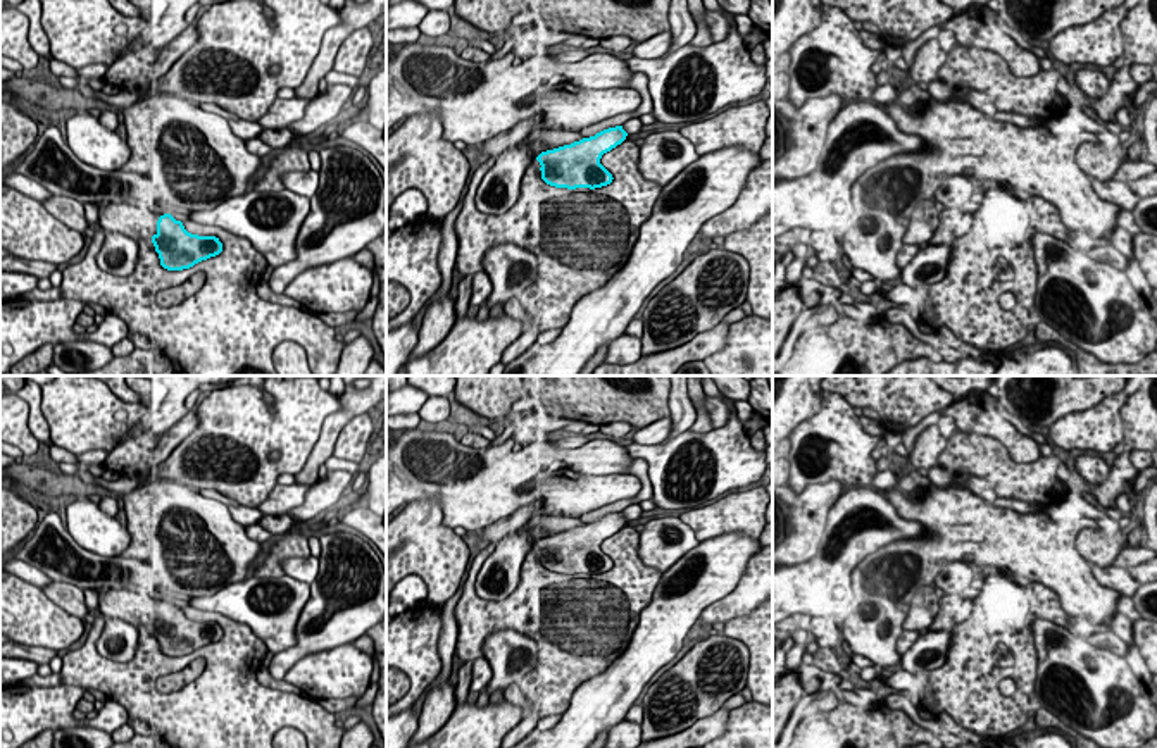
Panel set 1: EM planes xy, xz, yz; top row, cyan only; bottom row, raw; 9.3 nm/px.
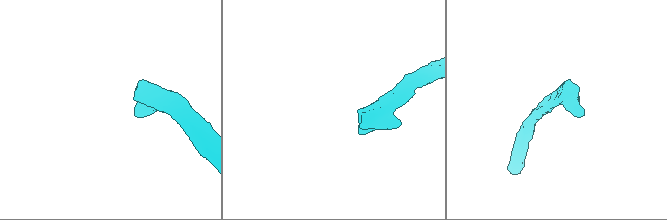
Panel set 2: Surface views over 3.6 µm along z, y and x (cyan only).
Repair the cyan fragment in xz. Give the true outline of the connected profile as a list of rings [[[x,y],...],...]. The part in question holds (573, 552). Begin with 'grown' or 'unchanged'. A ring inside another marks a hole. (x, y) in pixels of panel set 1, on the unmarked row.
grown | [[[622,512],[609,514],[595,522],[571,531],[543,536],[536,524],[531,529],[533,548],[540,548],[541,565],[555,574],[602,574],[612,569],[612,560],[600,550],[604,539],[626,526]]]

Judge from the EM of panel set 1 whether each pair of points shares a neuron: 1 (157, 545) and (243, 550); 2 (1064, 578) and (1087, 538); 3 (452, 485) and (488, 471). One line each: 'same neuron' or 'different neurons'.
1: same neuron
2: different neurons
3: same neuron

